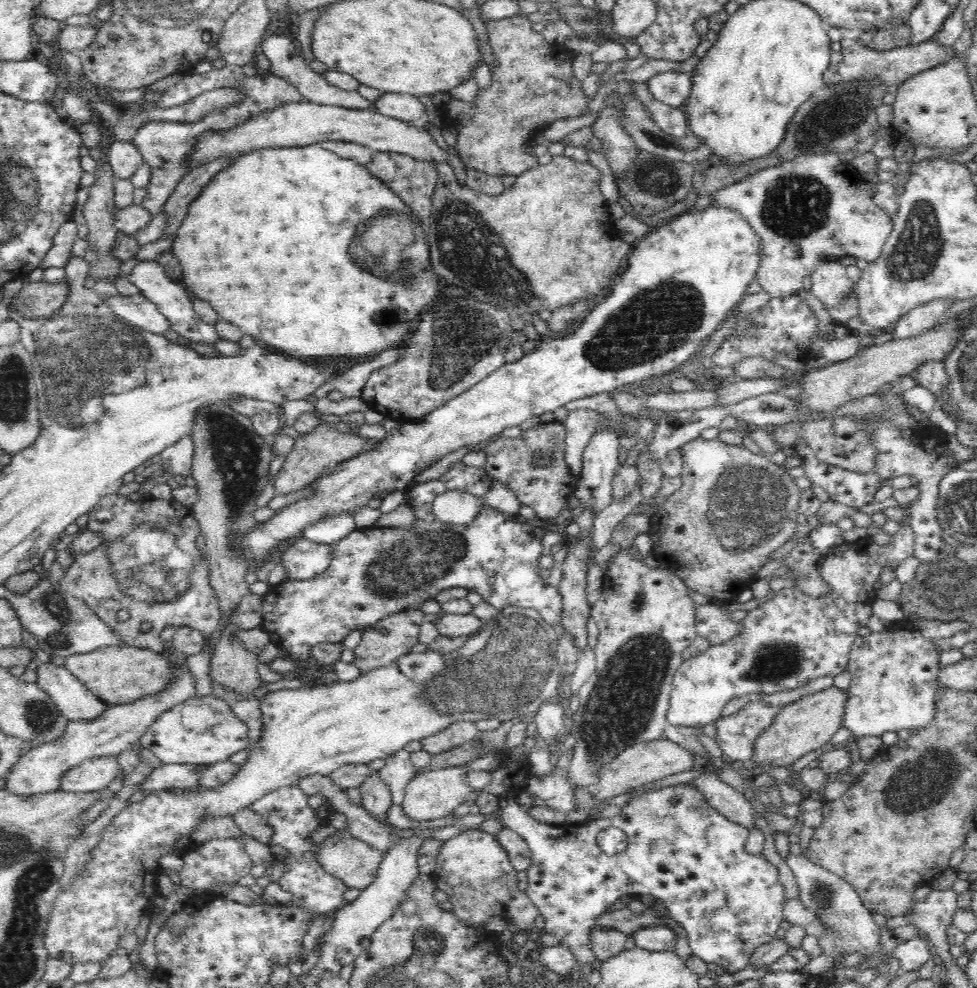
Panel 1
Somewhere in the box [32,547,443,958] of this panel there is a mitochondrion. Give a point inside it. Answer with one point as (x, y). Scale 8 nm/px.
(60, 637)

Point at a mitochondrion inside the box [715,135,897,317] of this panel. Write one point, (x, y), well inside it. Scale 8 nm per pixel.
(795, 207)

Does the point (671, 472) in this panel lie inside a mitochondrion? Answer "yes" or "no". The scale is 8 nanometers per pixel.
no

